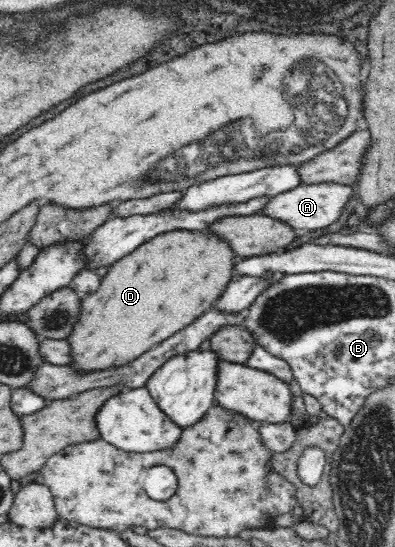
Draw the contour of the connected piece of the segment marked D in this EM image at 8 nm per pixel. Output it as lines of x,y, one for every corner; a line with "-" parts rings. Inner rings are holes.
169,231
150,238
136,251
115,261
101,274
98,289
80,301
80,315
66,337
72,347
72,365
76,371
102,371
118,365
126,365
160,345
174,333
190,325
197,317
212,309
212,305
228,282
234,270
234,252
228,242
201,231
-
96,335
130,335
130,337
96,337

